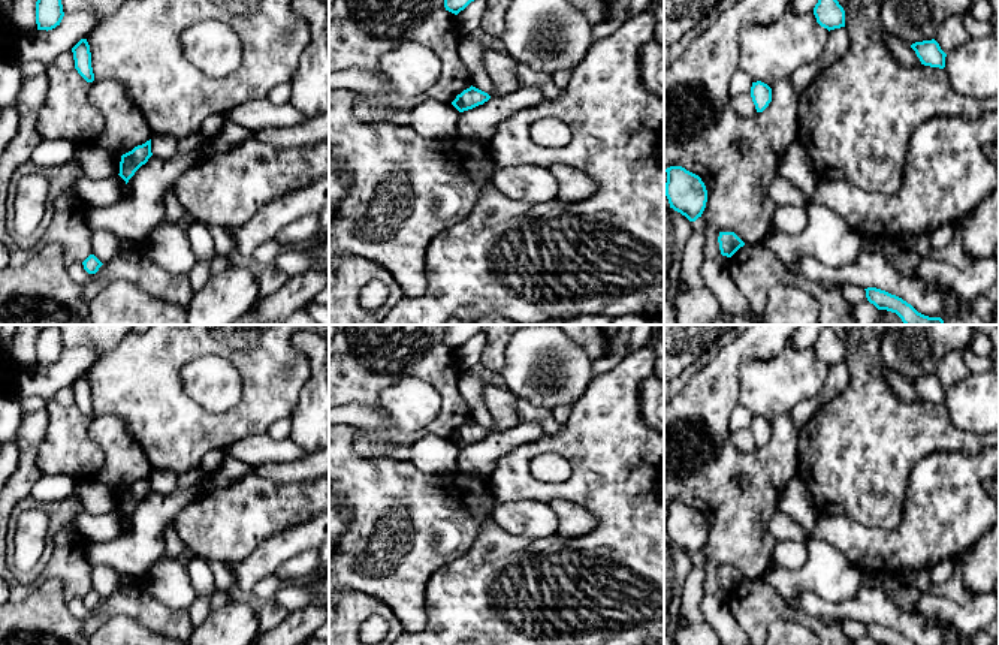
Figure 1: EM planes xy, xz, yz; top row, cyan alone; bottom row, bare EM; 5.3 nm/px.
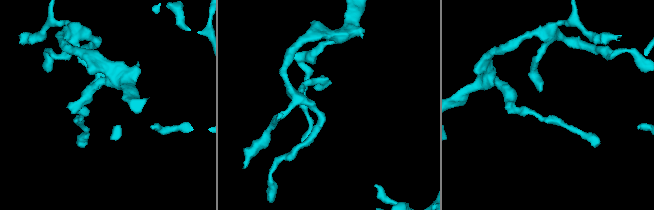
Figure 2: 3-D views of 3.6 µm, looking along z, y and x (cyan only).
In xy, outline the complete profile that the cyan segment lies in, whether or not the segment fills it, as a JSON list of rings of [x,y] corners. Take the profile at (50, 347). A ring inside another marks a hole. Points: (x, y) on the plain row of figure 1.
[[[42,325],[36,337],[37,365],[52,365],[60,361],[64,352],[60,328],[57,325]]]

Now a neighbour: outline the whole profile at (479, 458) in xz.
[[[520,422],[507,431],[491,432],[483,440],[459,449],[456,471],[489,479],[501,456],[544,434],[546,431],[535,422]]]

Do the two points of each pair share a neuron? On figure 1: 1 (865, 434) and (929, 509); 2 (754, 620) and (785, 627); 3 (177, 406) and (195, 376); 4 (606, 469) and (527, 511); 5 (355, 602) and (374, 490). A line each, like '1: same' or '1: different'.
1: different
2: different
3: different
4: different
5: different

